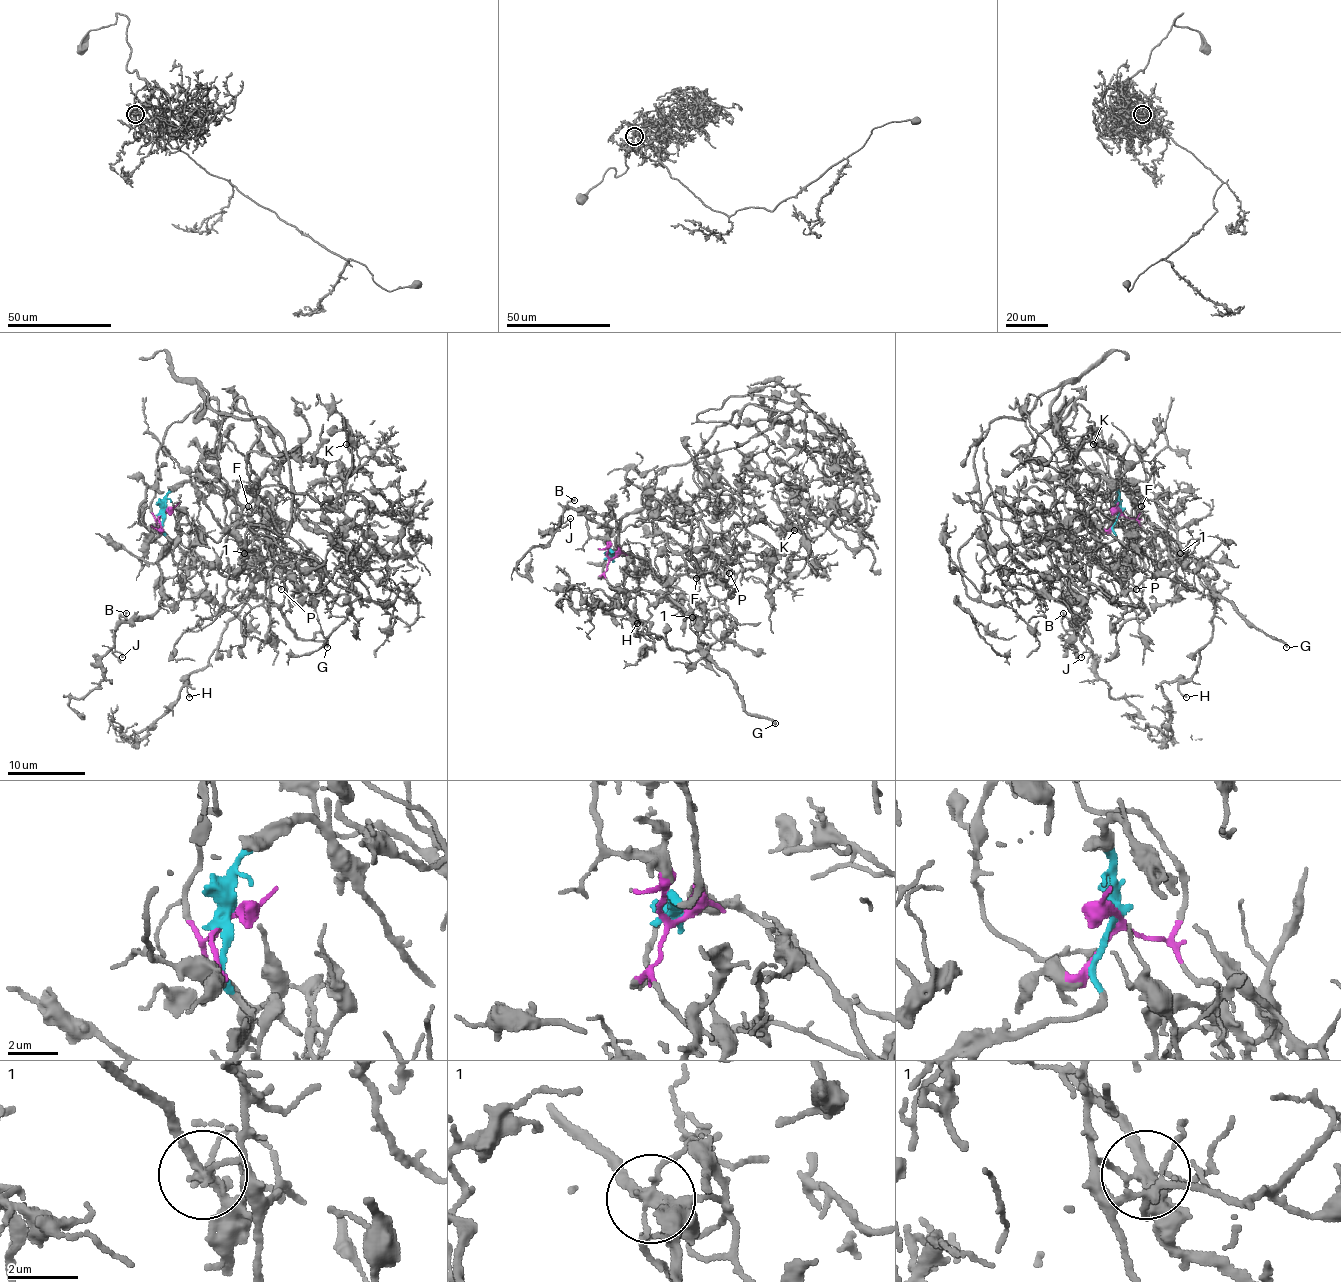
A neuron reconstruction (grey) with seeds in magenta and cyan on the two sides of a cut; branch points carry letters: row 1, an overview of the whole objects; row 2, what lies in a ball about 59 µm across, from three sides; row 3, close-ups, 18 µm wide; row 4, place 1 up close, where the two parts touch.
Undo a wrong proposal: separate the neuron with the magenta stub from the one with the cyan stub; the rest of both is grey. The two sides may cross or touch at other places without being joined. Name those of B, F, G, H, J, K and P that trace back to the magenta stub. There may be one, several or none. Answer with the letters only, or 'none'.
F, K, P

